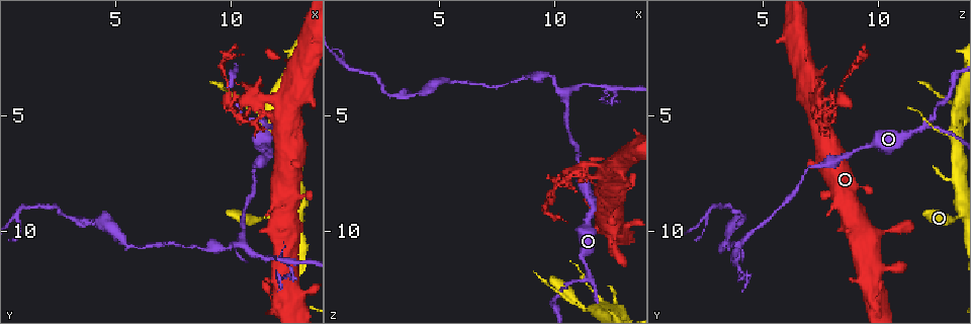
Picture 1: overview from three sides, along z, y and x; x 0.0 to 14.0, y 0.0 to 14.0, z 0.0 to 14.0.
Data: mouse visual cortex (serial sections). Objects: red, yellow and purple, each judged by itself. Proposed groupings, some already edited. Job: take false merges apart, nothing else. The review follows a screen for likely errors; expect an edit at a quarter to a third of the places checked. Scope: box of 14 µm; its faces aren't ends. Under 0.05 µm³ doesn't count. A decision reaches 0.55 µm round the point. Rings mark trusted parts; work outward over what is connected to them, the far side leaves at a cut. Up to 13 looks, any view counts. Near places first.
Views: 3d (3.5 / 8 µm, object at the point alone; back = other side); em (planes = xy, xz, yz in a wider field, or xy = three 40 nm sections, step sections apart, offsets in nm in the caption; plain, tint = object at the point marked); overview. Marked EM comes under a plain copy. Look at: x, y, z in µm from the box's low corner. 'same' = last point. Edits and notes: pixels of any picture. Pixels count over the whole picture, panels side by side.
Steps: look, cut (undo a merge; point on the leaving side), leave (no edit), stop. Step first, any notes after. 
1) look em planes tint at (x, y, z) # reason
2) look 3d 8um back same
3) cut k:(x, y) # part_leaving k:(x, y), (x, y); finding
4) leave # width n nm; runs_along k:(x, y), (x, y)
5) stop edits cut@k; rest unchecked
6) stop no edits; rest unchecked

look 3d 3.5um at (11.9, 5.0, 7.7) # thick turns thin

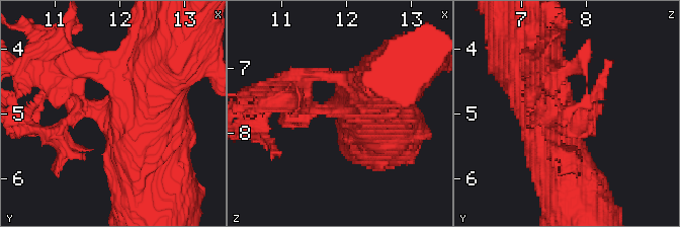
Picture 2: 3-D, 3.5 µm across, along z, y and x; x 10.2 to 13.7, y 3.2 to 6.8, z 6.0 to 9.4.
look em xy step 3 tint at (11.85, 5.05, 7.65) # need the tissue

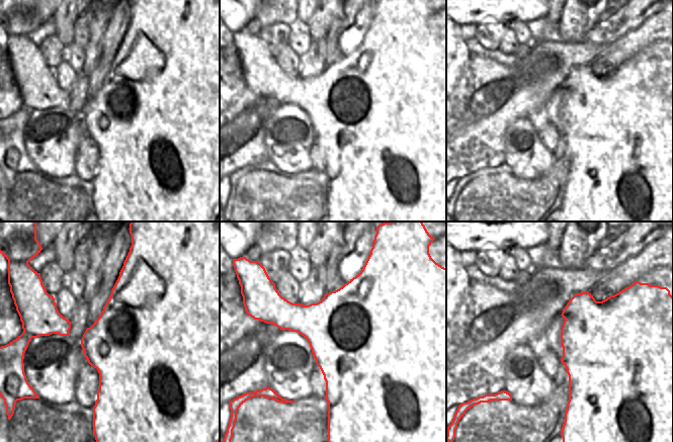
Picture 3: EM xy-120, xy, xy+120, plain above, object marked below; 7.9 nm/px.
look em planes tint same # another direction

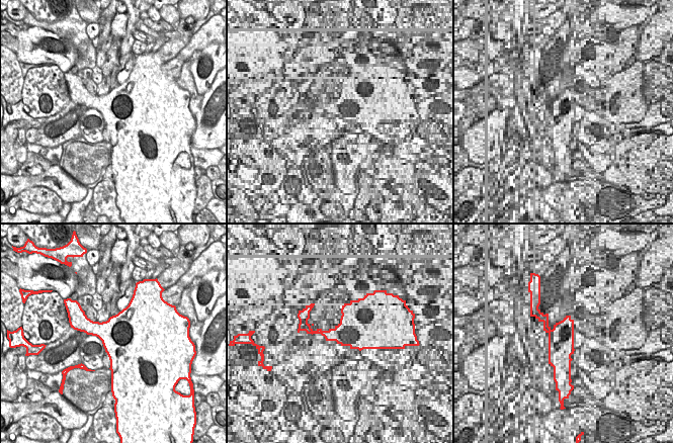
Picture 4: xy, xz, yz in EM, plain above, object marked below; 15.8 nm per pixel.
cut 2:(29, 78) # width 850 nm; part_leaving 2:(84, 61), (27, 67); two cells meet here

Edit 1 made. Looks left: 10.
look 3d 3.5um at (11.5, 5.4, 12.0) # three arms meet

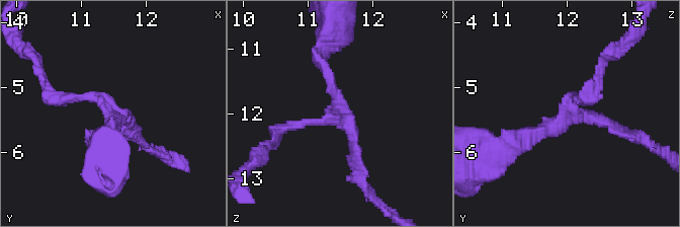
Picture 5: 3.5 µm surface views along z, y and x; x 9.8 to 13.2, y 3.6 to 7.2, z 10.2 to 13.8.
look em xy step 5 tint at (11.50, 5.40, 12.05) # arms 3; arm_widths 150, 150, 200 nm; now the EM

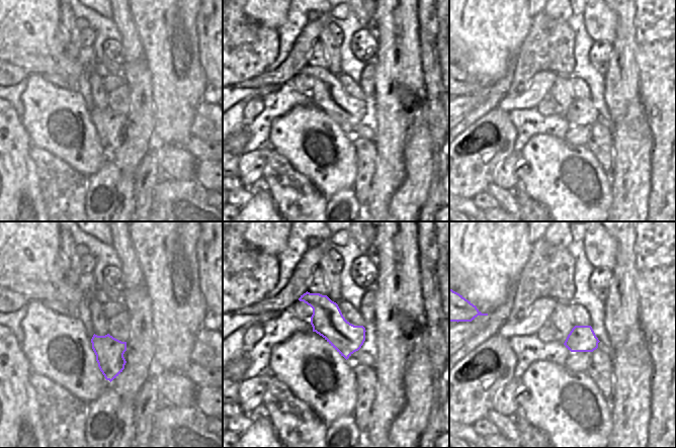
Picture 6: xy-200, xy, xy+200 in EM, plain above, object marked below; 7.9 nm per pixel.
leave # runs_along 5:(516, 141), (560, 123), (586, 94); continuous, no second cell

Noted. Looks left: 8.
look em xy step 2 tint at (11.3, 9.6, 13.3) # sudden change in width

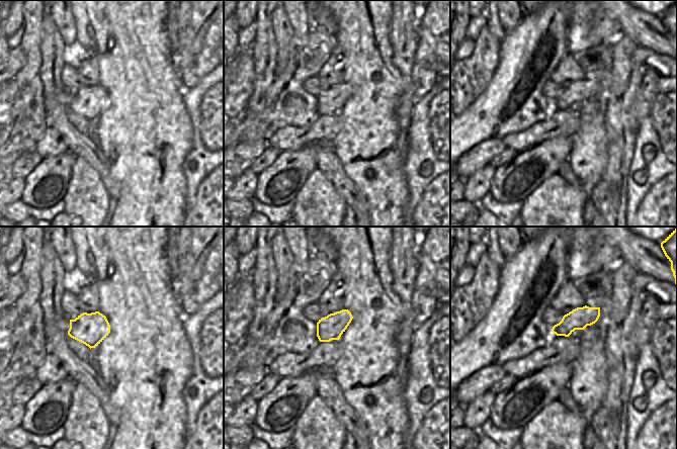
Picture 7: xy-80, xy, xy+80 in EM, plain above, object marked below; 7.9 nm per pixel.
look 3d 3.5um same # see where the arms go

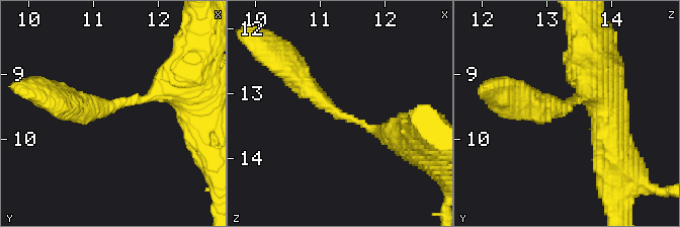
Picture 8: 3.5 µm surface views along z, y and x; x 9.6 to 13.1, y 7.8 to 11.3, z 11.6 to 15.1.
leave # width 190 nm; runs_along 8:(293, 69), (340, 116), (399, 131); continuous, no second cell

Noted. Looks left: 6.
look 3d 8um back at (10.4, 10.5, 4.1) # three-way junction

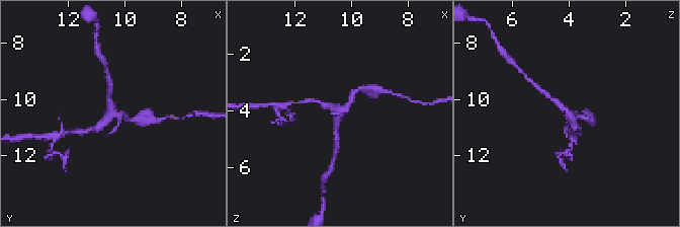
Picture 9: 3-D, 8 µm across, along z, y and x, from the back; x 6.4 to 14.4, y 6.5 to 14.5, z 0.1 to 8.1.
look em xy step 2 tint at (10.4, 10.5, 4.0)

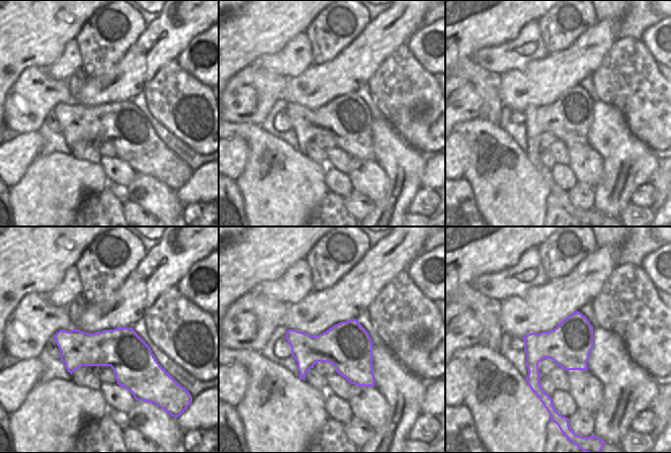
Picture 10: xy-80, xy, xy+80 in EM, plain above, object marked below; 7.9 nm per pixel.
leave # runs_along 9:(545, 93), (568, 115), (588, 120); one cell here

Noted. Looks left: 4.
look 3d 3.5um back at (12.3, 11.3, 3.8) # abrupt turn

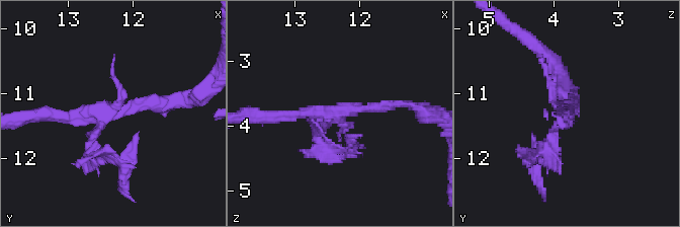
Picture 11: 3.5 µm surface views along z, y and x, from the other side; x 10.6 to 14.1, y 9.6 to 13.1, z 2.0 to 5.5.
look em xy step 1 tint at (12.45, 11.30, 3.85)

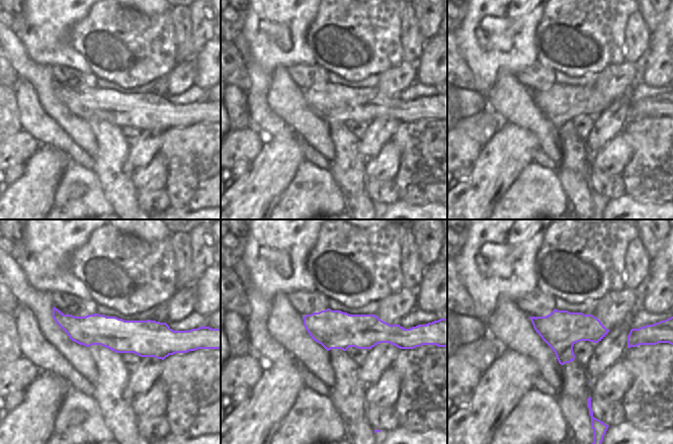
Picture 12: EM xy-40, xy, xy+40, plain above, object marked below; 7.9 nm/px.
cut 11:(96, 146) # part_leaving 11:(106, 120), (93, 148), (124, 169), (124, 187); two cells meet here

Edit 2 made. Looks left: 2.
stop edits cut@2, cut@11; rest unchecked

